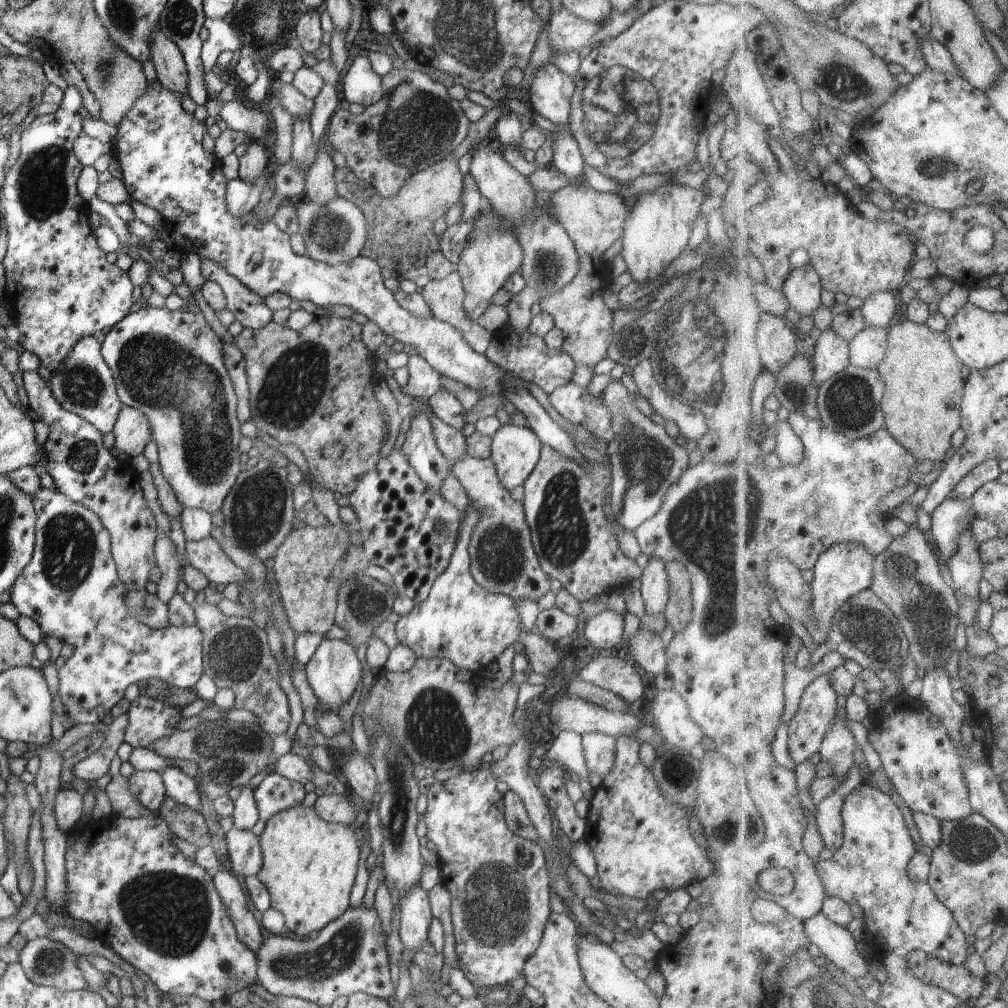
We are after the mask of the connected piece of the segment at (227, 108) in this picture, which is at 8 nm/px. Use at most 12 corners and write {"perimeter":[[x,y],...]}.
{"perimeter":[[236,100],[219,115],[228,129],[262,145],[270,134],[268,116]]}

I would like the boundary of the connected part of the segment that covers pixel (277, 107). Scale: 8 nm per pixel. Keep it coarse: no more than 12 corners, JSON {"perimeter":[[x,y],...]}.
{"perimeter":[[273,96],[277,162],[291,158],[294,117]]}

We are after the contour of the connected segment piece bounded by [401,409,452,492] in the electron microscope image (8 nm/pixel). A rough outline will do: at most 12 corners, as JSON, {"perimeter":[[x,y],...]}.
{"perimeter":[[426,409],[411,418],[401,449],[428,489],[452,464],[436,444]]}

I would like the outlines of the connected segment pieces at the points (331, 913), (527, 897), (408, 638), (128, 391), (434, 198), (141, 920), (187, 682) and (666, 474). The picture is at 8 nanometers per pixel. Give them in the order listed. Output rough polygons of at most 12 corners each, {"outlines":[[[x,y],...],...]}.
{"outlines":[[[277,812],[257,877],[292,934],[350,907],[358,831]],[[488,765],[429,780],[459,969],[519,978],[549,919],[538,842]],[[471,502],[446,570],[395,624],[418,659],[476,673],[524,627],[472,576]],[[144,306],[101,353],[183,508],[244,469],[223,341]],[[454,155],[412,174],[392,199],[346,167],[337,196],[364,212],[361,255],[385,279],[439,250],[433,224],[459,202]],[[160,814],[65,852],[66,914],[168,998],[257,982]],[[32,499],[30,562],[11,603],[74,645],[65,716],[102,721],[130,684],[192,689],[196,626],[151,629],[99,516]],[[620,379],[600,398],[615,522],[633,531],[661,507],[688,452],[644,416]]]}

